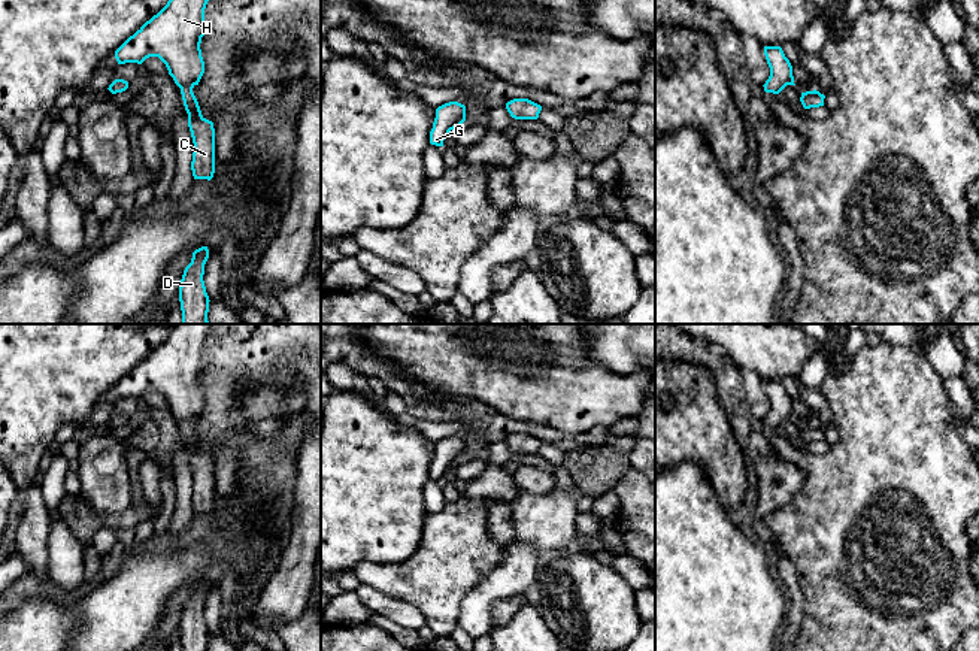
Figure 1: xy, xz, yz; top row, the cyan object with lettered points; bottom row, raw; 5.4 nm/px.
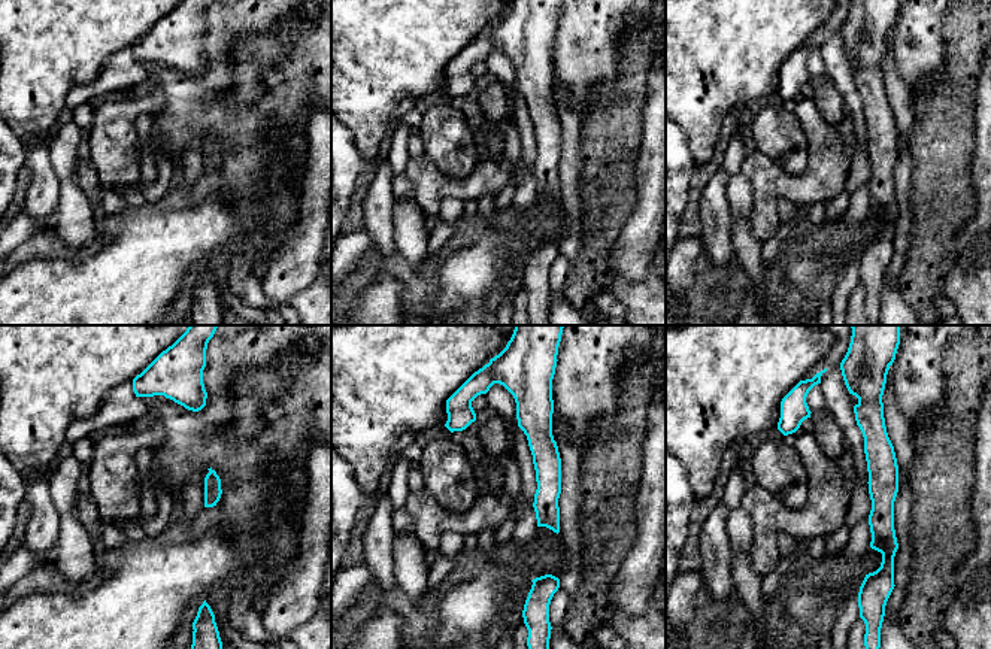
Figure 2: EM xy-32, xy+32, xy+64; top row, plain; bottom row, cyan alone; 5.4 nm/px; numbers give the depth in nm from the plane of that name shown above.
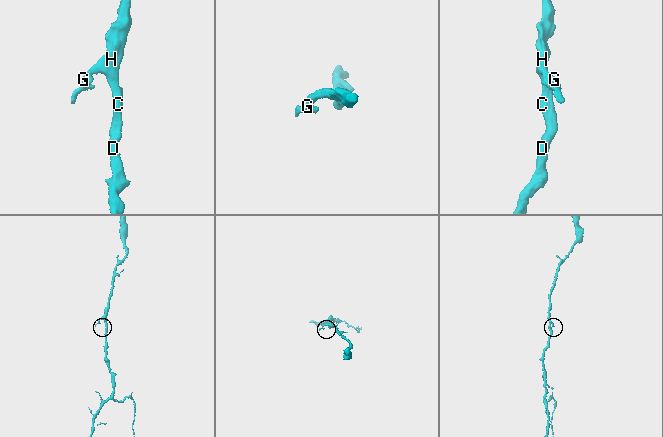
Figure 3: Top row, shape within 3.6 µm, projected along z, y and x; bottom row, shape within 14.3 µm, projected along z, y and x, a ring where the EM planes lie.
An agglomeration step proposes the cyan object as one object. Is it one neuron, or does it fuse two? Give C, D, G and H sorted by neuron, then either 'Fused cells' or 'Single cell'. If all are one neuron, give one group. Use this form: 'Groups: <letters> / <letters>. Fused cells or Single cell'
Groups: C D G H. Single cell

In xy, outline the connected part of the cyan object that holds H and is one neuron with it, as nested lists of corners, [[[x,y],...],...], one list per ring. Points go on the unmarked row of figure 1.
[[[173,324],[167,339],[130,370],[116,385],[118,399],[142,399],[158,391],[181,423],[194,487],[191,505],[194,514],[210,515],[215,508],[215,463],[201,449],[193,423],[204,408],[201,372],[207,360],[204,343],[213,324]]]

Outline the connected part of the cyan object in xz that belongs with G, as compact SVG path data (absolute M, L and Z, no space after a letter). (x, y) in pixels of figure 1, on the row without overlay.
M449 436L436 443L436 452L430 466L430 478L443 481L445 472L451 464L466 455L466 440L458 436Z

